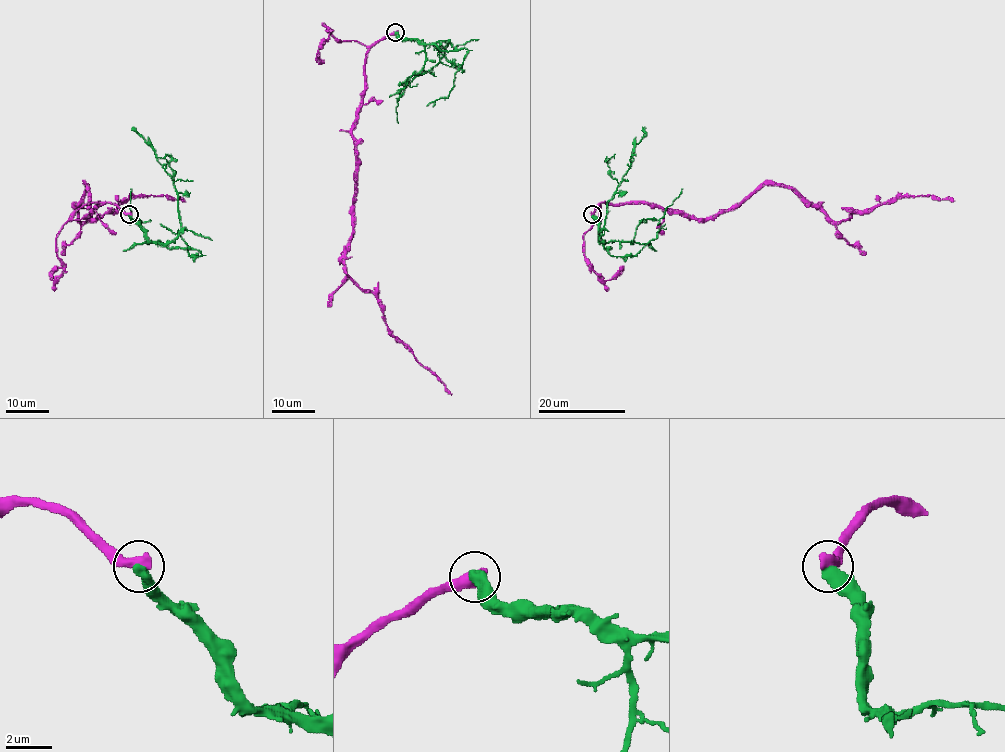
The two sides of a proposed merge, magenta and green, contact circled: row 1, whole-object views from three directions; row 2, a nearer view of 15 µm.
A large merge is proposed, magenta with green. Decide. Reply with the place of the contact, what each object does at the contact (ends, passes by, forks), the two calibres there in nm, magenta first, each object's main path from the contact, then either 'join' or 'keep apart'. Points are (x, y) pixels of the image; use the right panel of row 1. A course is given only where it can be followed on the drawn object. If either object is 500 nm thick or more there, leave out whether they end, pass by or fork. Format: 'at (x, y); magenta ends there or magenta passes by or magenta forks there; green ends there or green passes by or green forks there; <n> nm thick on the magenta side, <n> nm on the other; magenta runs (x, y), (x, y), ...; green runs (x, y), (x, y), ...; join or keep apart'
at (592, 214); 600 nm thick on the magenta side, 500 nm on the other; magenta runs (592, 215), (602, 203), (653, 203), (713, 218), (765, 184), (792, 186), (835, 221), (906, 195), (953, 202); green runs (592, 215), (598, 239), (603, 243), (606, 203), (630, 166), (632, 148), (644, 133), (642, 127); keep apart

